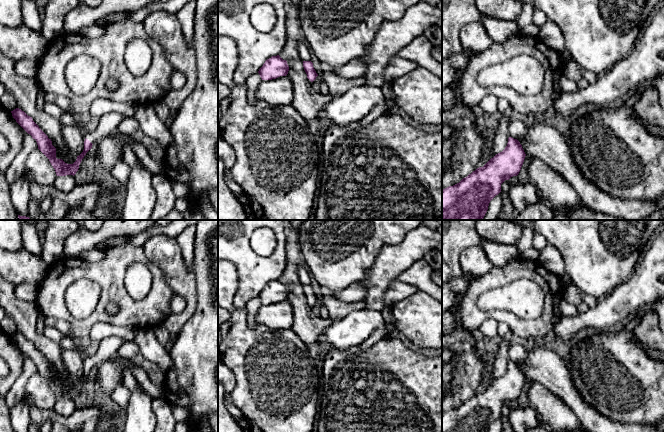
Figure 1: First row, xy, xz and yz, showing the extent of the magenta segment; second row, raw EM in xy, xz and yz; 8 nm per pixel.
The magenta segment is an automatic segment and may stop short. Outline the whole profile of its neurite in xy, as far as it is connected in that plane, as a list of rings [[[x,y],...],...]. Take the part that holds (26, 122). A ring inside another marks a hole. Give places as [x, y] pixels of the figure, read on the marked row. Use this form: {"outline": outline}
{"outline": [[[142,106],[137,107],[134,115],[130,118],[118,113],[103,115],[96,130],[85,136],[83,152],[77,156],[73,164],[67,164],[62,159],[56,158],[56,148],[52,145],[51,139],[39,128],[32,117],[19,108],[14,109],[11,113],[16,122],[36,140],[38,149],[49,159],[57,176],[74,176],[82,159],[92,148],[92,145],[98,144],[107,135],[117,133],[118,125],[128,120],[138,123],[147,136],[156,139],[166,148],[172,144],[172,135],[165,127],[164,117],[158,115],[153,106]]]}

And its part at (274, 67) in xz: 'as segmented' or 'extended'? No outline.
as segmented

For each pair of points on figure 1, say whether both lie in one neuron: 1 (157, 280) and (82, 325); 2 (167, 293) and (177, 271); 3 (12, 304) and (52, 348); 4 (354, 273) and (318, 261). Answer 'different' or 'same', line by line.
1: same
2: different
3: same
4: same

